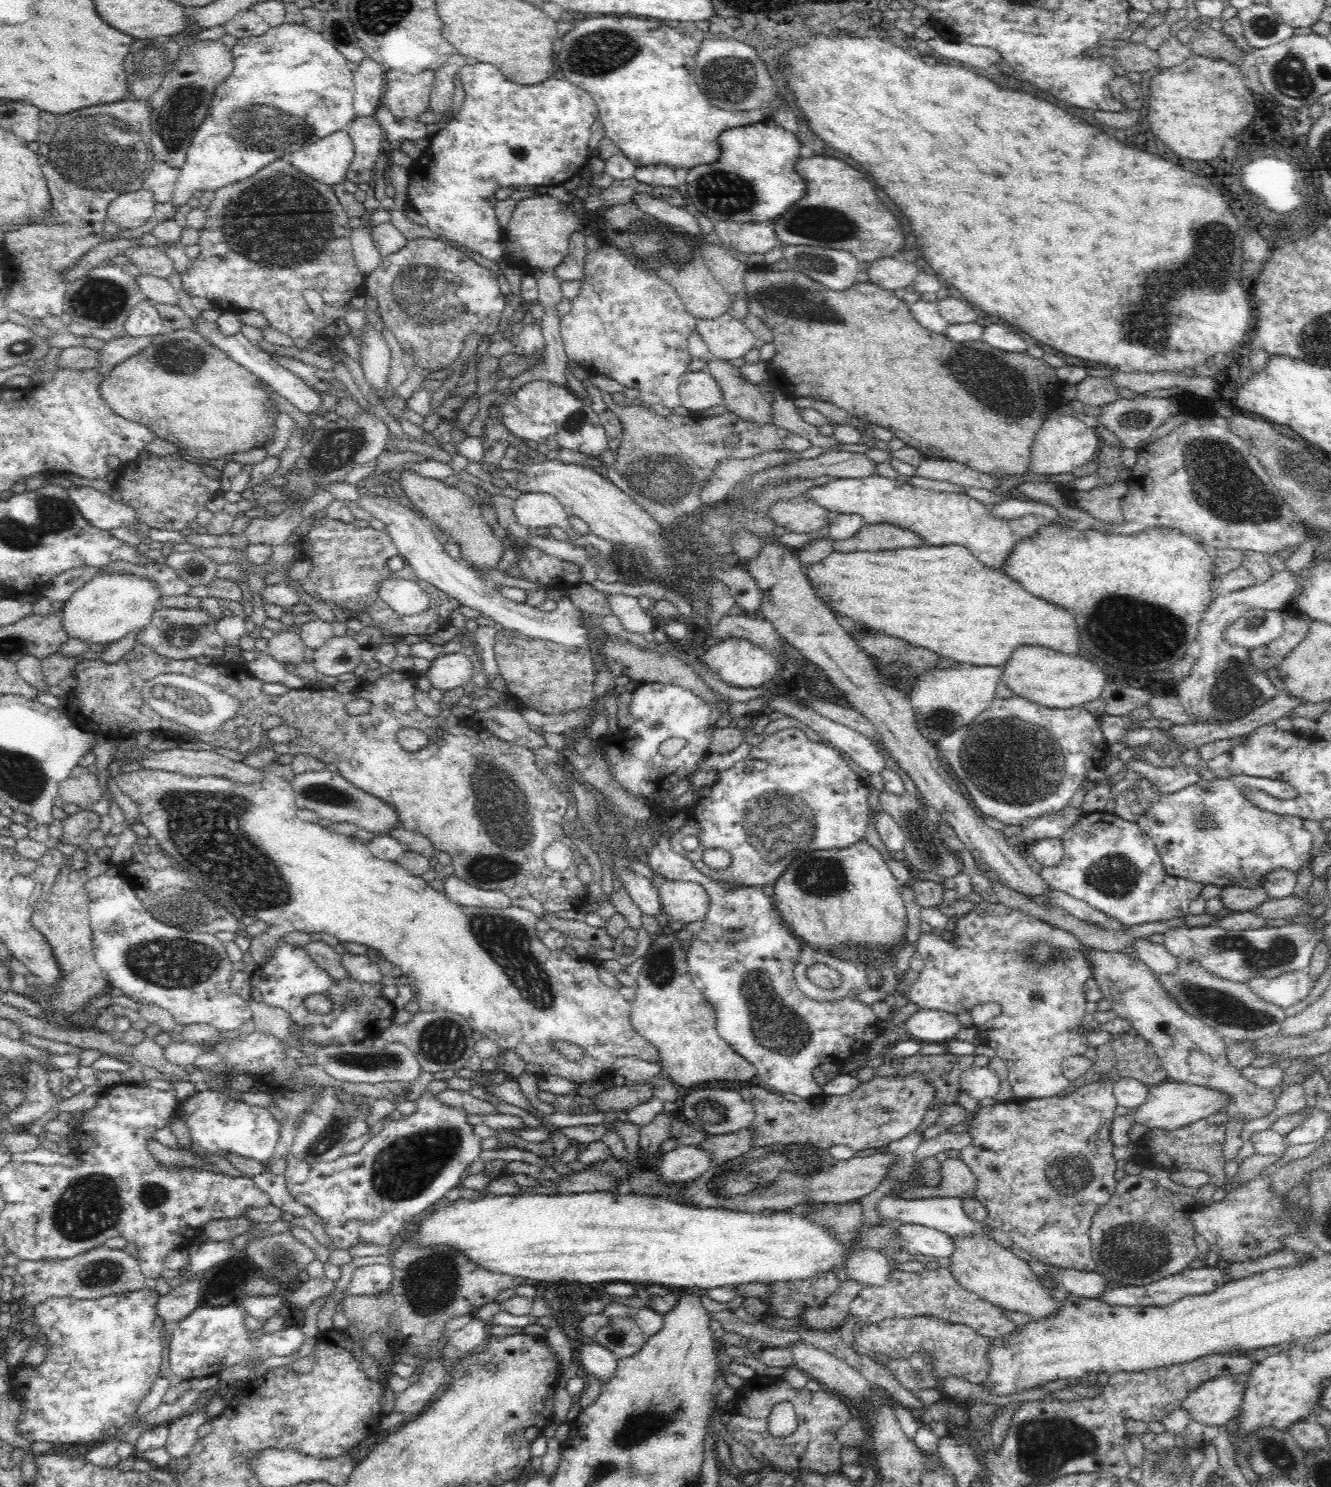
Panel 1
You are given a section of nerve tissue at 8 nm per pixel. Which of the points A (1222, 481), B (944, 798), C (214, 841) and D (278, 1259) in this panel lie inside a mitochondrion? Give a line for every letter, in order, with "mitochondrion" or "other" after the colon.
A: mitochondrion
B: other
C: mitochondrion
D: mitochondrion

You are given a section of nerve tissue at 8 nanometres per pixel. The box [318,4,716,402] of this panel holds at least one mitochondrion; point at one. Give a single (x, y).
(424, 292)

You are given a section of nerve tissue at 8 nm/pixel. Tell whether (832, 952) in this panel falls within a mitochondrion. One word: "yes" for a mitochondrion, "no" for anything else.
no

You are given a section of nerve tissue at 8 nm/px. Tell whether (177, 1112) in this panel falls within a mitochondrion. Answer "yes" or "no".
no

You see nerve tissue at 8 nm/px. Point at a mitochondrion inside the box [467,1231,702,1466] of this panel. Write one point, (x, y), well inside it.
(635, 1428)

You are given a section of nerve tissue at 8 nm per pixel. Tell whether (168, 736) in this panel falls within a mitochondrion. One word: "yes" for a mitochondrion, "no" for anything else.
no

